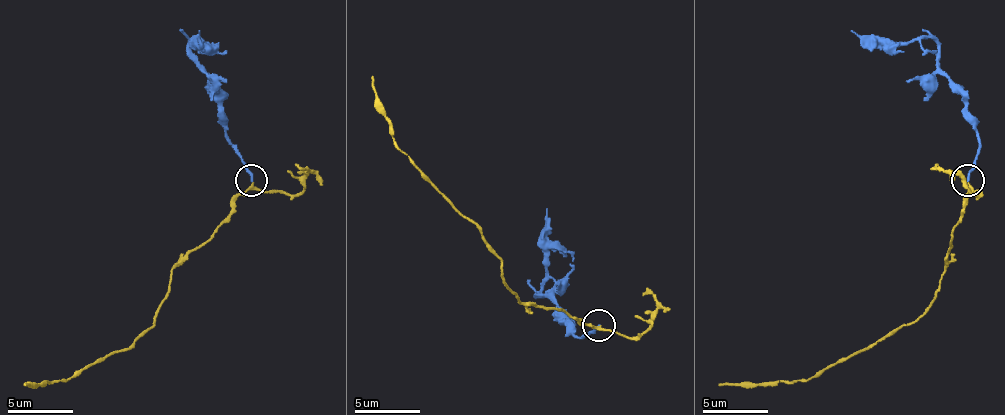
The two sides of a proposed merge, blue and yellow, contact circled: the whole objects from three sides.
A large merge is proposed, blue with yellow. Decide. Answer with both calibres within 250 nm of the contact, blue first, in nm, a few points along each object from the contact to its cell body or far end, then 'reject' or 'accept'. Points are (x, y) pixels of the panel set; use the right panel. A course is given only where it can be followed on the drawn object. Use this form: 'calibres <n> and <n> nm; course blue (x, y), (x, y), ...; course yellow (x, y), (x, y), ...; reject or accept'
calibres 160 and 170 nm; course blue (967, 181), (980, 139), (976, 119), (967, 109), (967, 93), (937, 57), (918, 41), (862, 41), (849, 31); course yellow (967, 181), (963, 217), (950, 239), (937, 298), (914, 321), (791, 383), (719, 386); accept

